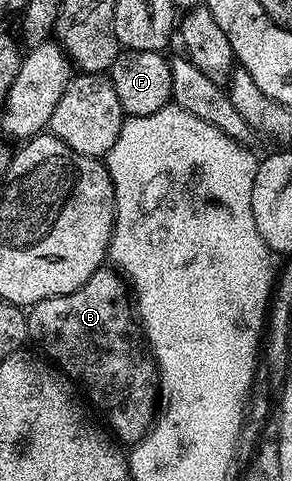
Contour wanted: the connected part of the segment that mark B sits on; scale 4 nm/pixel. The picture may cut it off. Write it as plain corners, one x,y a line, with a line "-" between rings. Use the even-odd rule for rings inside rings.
116,269
96,270
87,284
75,288
75,292
70,294
60,294
37,303
28,311
27,317
29,337
34,343
37,341
41,345
40,353
56,363
80,389
82,386
89,393
90,400
105,413
110,426
108,429
126,444
139,441
153,425
159,409
159,375
156,365
143,349
139,326
135,321
135,310
131,305
131,291

